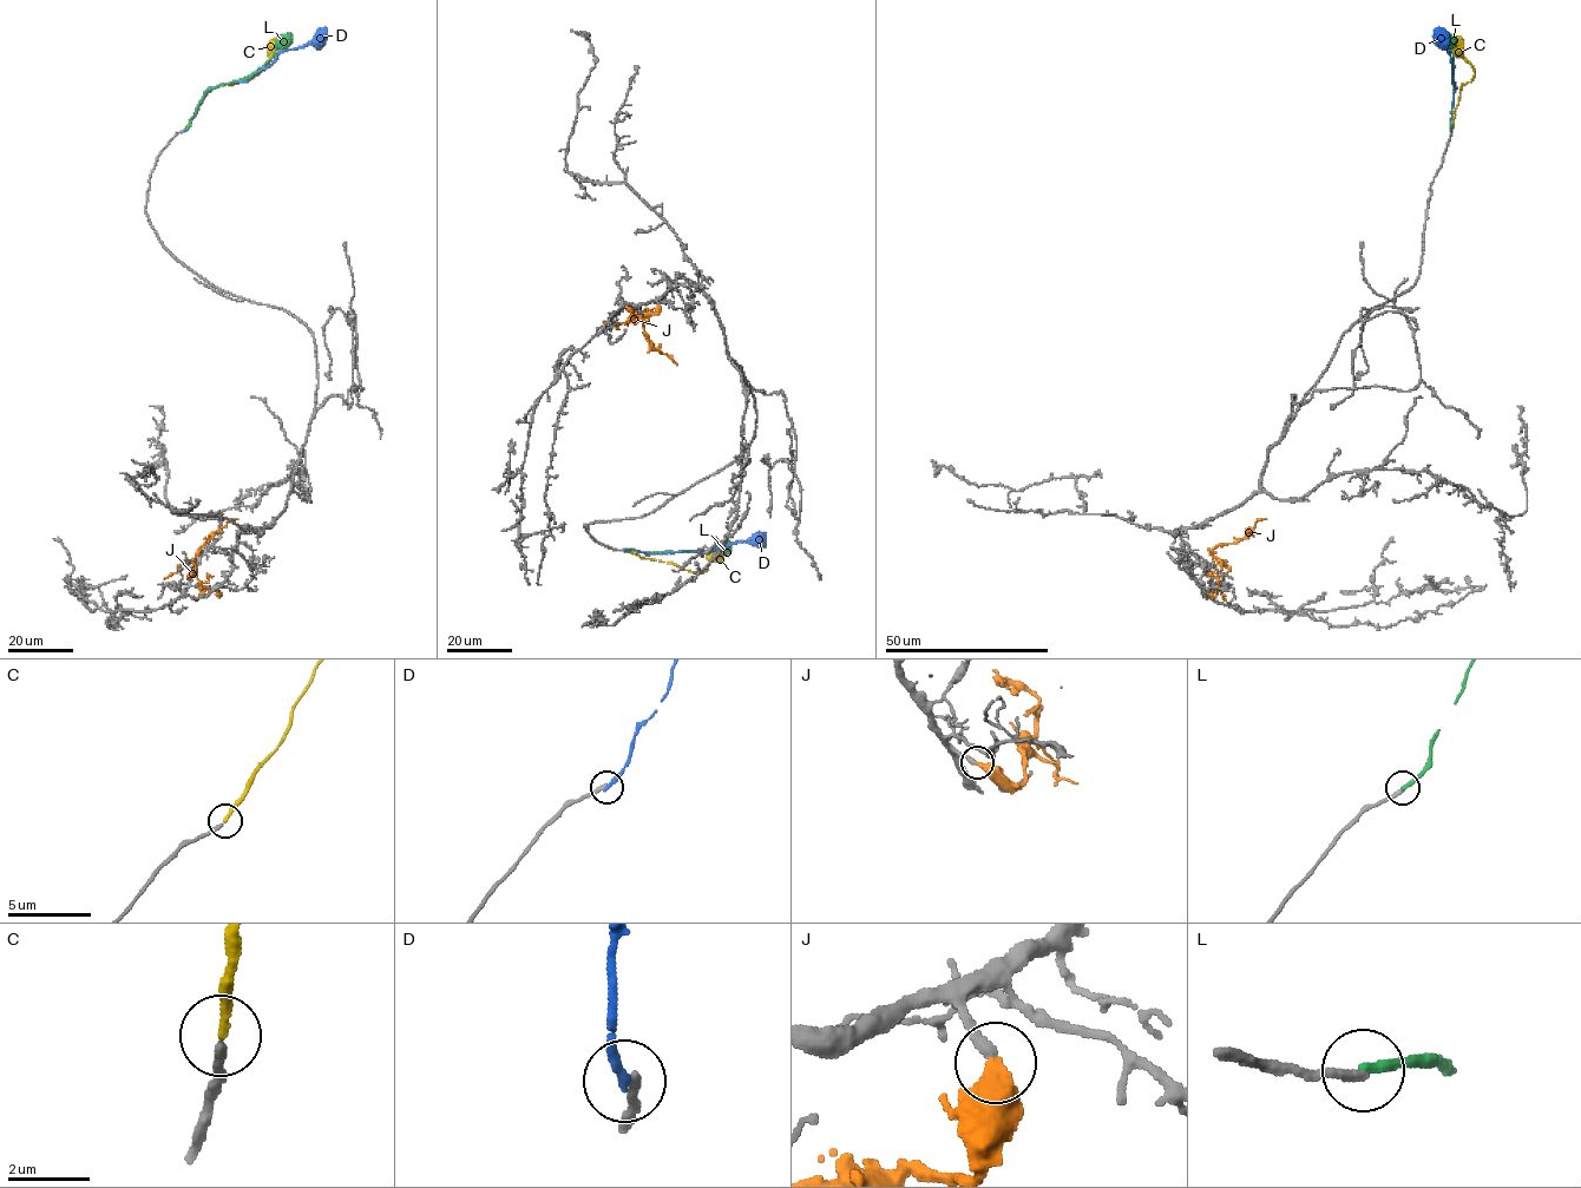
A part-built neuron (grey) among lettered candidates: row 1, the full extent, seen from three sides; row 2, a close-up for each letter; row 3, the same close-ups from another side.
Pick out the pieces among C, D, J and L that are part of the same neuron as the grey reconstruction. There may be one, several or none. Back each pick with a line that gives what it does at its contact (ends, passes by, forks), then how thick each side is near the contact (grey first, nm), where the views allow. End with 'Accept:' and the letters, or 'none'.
C: it ends | 220/200 nm
J: it ends | 280/500 nm
Accept: C, J

